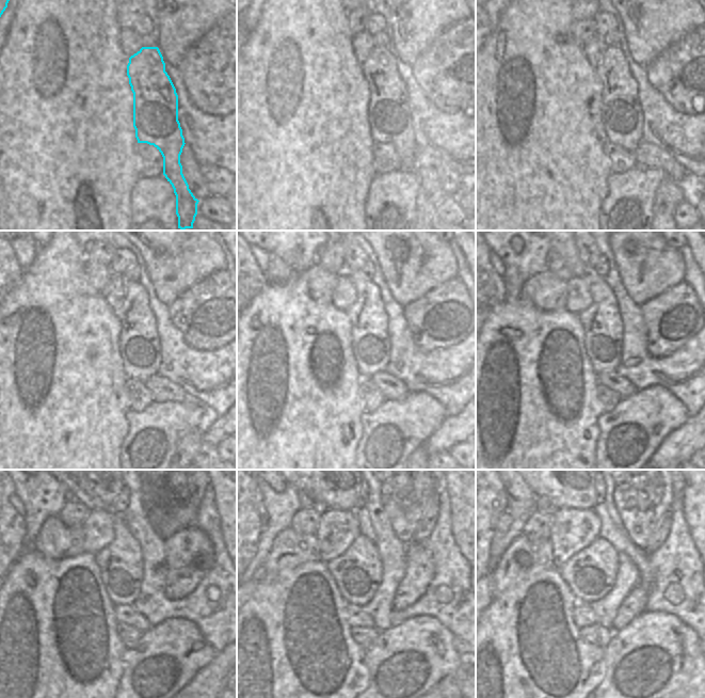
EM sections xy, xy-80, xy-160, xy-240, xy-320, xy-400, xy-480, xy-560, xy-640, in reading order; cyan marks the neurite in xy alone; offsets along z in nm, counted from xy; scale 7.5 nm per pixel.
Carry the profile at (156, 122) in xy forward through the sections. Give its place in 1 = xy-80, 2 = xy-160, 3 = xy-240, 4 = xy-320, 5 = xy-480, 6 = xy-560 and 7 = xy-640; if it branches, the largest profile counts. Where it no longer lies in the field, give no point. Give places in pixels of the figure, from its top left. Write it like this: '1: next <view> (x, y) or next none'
1: next xy-80 (388, 116)
2: next xy-160 (622, 116)
3: next xy-240 (138, 343)
4: next xy-320 (370, 343)
5: next xy-480 (121, 567)
6: next xy-560 (357, 571)
7: next xy-640 (590, 573)

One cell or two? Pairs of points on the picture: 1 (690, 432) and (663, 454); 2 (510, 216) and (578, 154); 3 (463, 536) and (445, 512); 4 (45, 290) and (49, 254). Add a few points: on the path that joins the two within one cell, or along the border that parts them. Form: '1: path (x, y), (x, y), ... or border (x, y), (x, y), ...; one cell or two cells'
1: path (684, 439), (681, 442), (676, 442), (670, 448); one cell
2: path (527, 199), (547, 178), (553, 178), (561, 170); one cell
3: border (448, 495), (450, 532), (457, 544); two cells
4: path (48, 282), (49, 263); one cell

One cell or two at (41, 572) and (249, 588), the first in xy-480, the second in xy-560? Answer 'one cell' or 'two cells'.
two cells

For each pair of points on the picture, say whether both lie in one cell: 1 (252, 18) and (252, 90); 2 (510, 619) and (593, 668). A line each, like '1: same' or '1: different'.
1: different
2: same

